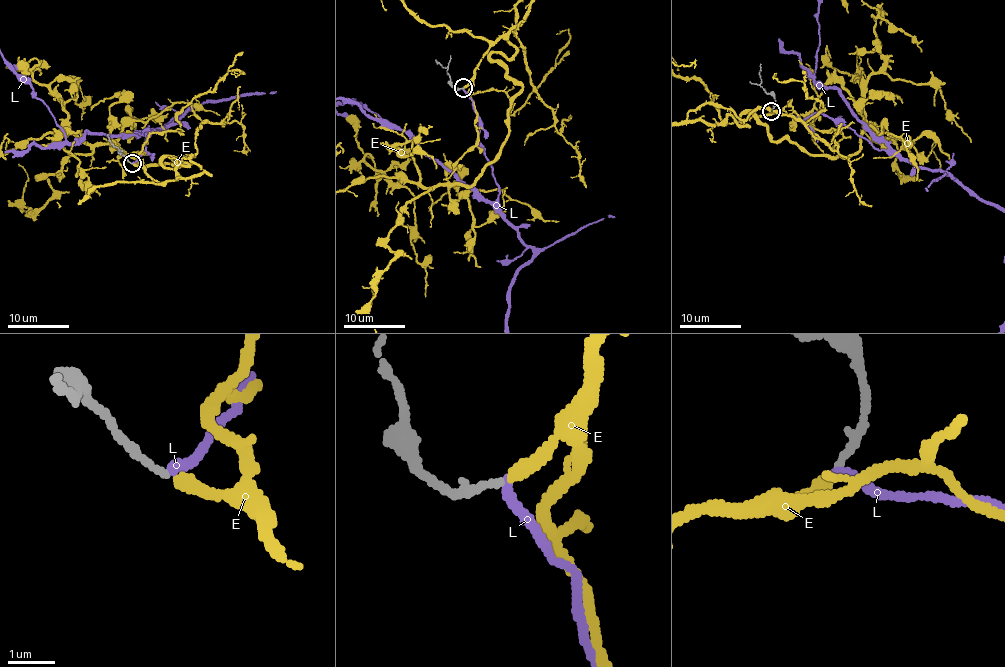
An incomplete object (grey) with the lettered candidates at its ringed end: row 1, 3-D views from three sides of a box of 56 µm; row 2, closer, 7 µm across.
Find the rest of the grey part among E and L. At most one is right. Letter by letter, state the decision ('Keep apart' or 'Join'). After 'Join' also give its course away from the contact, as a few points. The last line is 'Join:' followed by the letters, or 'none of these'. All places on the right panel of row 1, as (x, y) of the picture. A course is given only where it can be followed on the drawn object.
E: Join
L: Keep apart
Join: E

